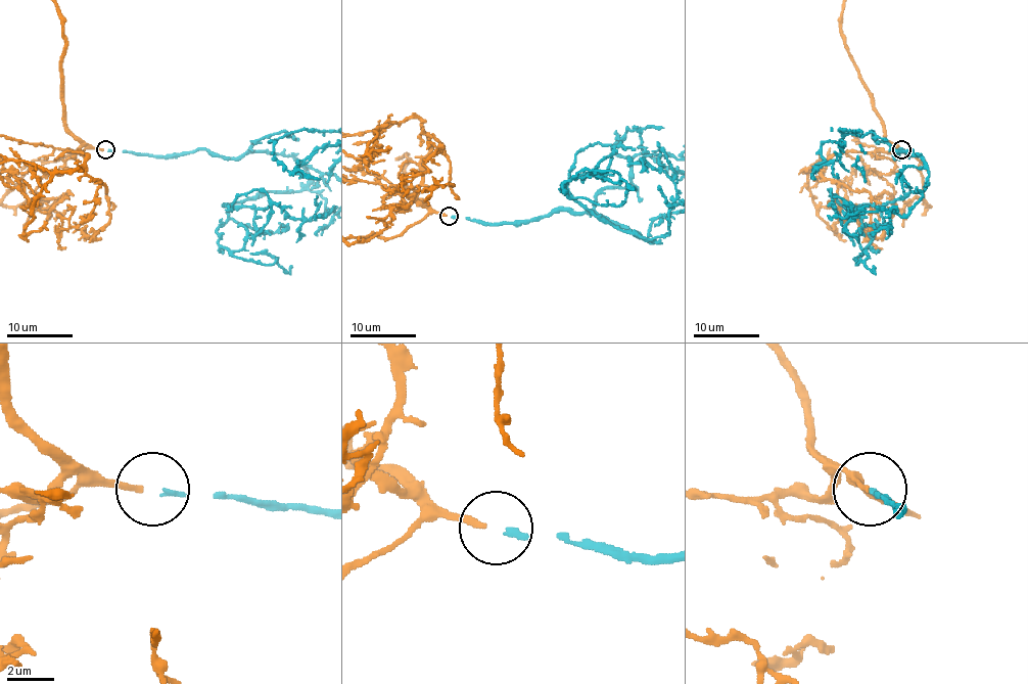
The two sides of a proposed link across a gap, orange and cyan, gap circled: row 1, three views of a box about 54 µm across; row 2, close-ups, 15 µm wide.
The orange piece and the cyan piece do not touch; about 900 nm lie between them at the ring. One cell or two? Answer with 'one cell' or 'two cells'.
one cell

